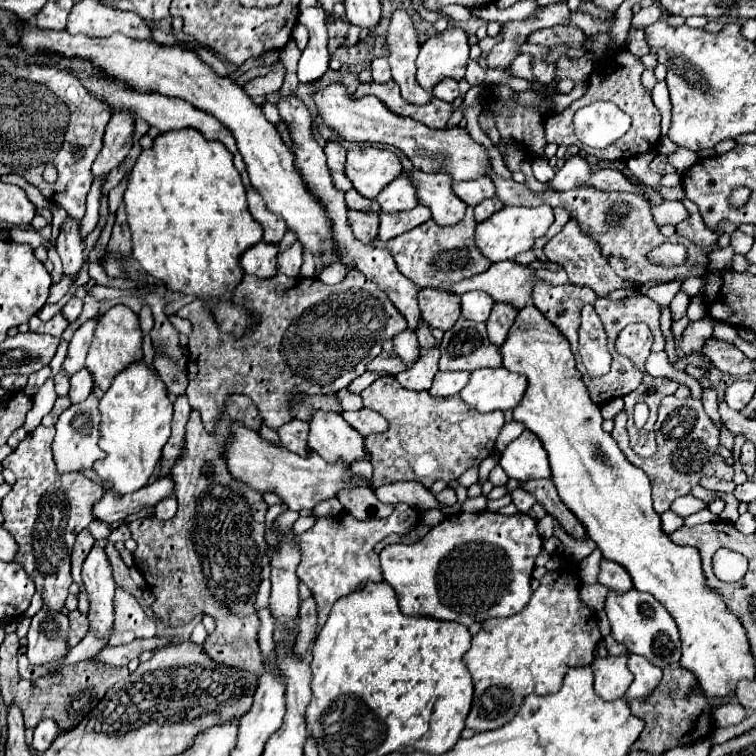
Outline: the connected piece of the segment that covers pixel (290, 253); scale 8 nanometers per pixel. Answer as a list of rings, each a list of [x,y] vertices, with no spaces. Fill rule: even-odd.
[[[293,243],[287,251],[279,253],[279,273],[285,273],[289,277],[299,277],[299,269],[303,263],[303,251],[301,243]]]

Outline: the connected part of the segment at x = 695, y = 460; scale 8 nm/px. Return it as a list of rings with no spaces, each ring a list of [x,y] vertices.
[[[675,395],[665,397],[659,403],[659,419],[655,423],[655,435],[657,435],[657,451],[651,457],[639,457],[629,445],[629,436],[625,424],[628,415],[626,411],[621,411],[615,417],[615,427],[613,427],[613,439],[617,441],[619,449],[625,453],[625,457],[635,465],[641,467],[653,485],[653,509],[657,513],[663,513],[671,507],[675,497],[691,493],[691,489],[699,483],[701,475],[715,475],[723,481],[733,479],[733,467],[727,467],[723,457],[717,453],[719,445],[719,431],[717,427],[709,421],[703,403],[687,397],[687,399],[677,399]]]

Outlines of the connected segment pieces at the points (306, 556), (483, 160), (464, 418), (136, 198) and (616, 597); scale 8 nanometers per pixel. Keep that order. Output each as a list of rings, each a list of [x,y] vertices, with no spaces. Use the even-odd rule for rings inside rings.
[[[399,503],[395,505],[393,513],[385,519],[359,521],[351,513],[347,515],[339,513],[335,517],[317,517],[315,525],[295,539],[295,543],[301,549],[297,577],[311,589],[313,599],[317,601],[317,627],[319,629],[325,625],[329,611],[337,599],[347,597],[349,593],[361,589],[369,581],[373,583],[383,581],[375,545],[391,533],[407,535],[409,531],[417,527],[417,523],[419,523],[419,513],[413,507]]]
[[[329,85],[323,91],[315,93],[315,103],[323,121],[345,141],[355,143],[381,143],[393,145],[403,151],[407,159],[425,173],[447,173],[453,179],[475,179],[487,171],[487,151],[469,137],[467,129],[429,129],[423,123],[413,119],[403,119],[391,113],[377,97],[363,97],[353,101],[343,85]]]
[[[381,377],[371,387],[367,387],[363,393],[363,405],[381,413],[389,421],[389,431],[381,435],[369,435],[367,437],[367,449],[371,451],[371,463],[373,463],[373,487],[381,487],[395,481],[417,481],[425,487],[431,487],[437,479],[451,481],[459,477],[465,469],[481,463],[485,457],[489,457],[495,449],[495,439],[505,425],[501,411],[491,413],[477,413],[473,411],[459,395],[455,397],[441,397],[433,399],[427,391],[407,391],[403,389],[395,377]]]
[[[193,129],[167,131],[159,135],[151,149],[141,151],[129,173],[125,205],[127,223],[133,235],[133,257],[149,275],[163,281],[169,291],[179,291],[183,295],[201,299],[211,309],[213,319],[223,333],[243,337],[257,325],[253,311],[235,305],[233,291],[245,275],[239,265],[239,257],[243,251],[263,239],[263,231],[247,209],[241,175],[233,167],[233,157],[223,143],[207,141],[199,131]]]
[[[609,591],[609,597],[605,601],[605,611],[611,623],[611,635],[617,643],[623,643],[629,653],[643,655],[649,659],[649,663],[665,669],[667,665],[673,665],[681,659],[681,643],[679,643],[679,631],[673,621],[673,617],[667,613],[667,609],[653,599],[649,593],[641,591],[627,591],[627,593],[613,593]]]

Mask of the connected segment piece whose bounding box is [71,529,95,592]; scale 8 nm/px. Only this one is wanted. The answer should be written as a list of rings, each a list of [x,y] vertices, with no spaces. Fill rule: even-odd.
[[[89,529],[81,531],[77,535],[77,541],[75,541],[75,547],[73,547],[73,553],[71,553],[71,573],[73,573],[73,581],[80,587],[80,591],[85,591],[83,581],[81,581],[81,565],[85,561],[85,555],[91,551],[95,539],[93,535],[89,533]]]

